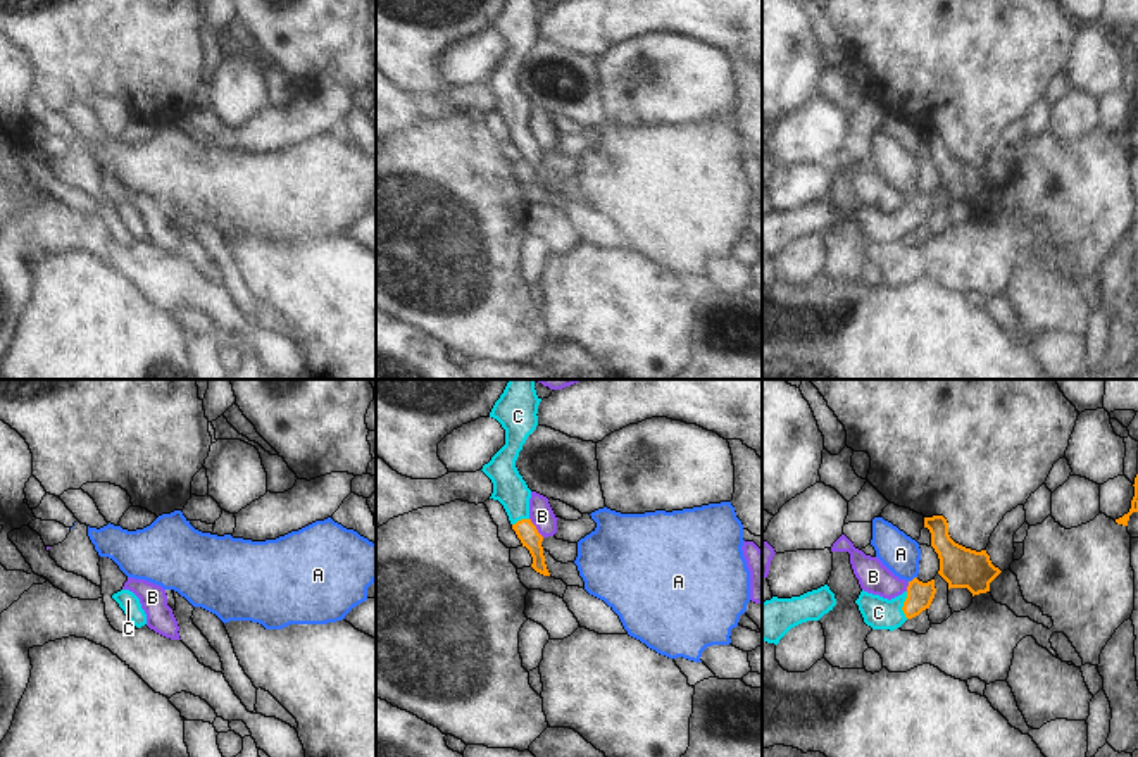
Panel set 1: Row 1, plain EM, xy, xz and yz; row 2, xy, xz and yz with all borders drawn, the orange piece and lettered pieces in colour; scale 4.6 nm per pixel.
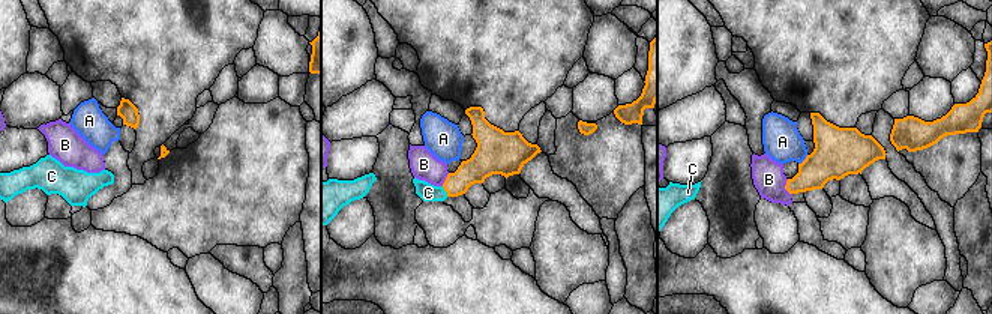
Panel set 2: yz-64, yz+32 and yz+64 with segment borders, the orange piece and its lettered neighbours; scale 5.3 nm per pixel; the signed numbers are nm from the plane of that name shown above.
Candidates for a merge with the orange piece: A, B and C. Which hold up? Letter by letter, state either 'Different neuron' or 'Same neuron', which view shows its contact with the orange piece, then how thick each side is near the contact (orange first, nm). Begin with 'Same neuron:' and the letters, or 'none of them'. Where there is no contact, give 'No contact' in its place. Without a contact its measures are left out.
Same neuron: C
A: Different neuron. Touches orange in yz. Thickness 130 nm (orange) against 180 nm
B: Different neuron. Touches orange in xz. Thickness 100 nm (orange) against 110 nm
C: Same neuron. Touches orange in yz. Thickness 130 nm (orange) against 150 nm

